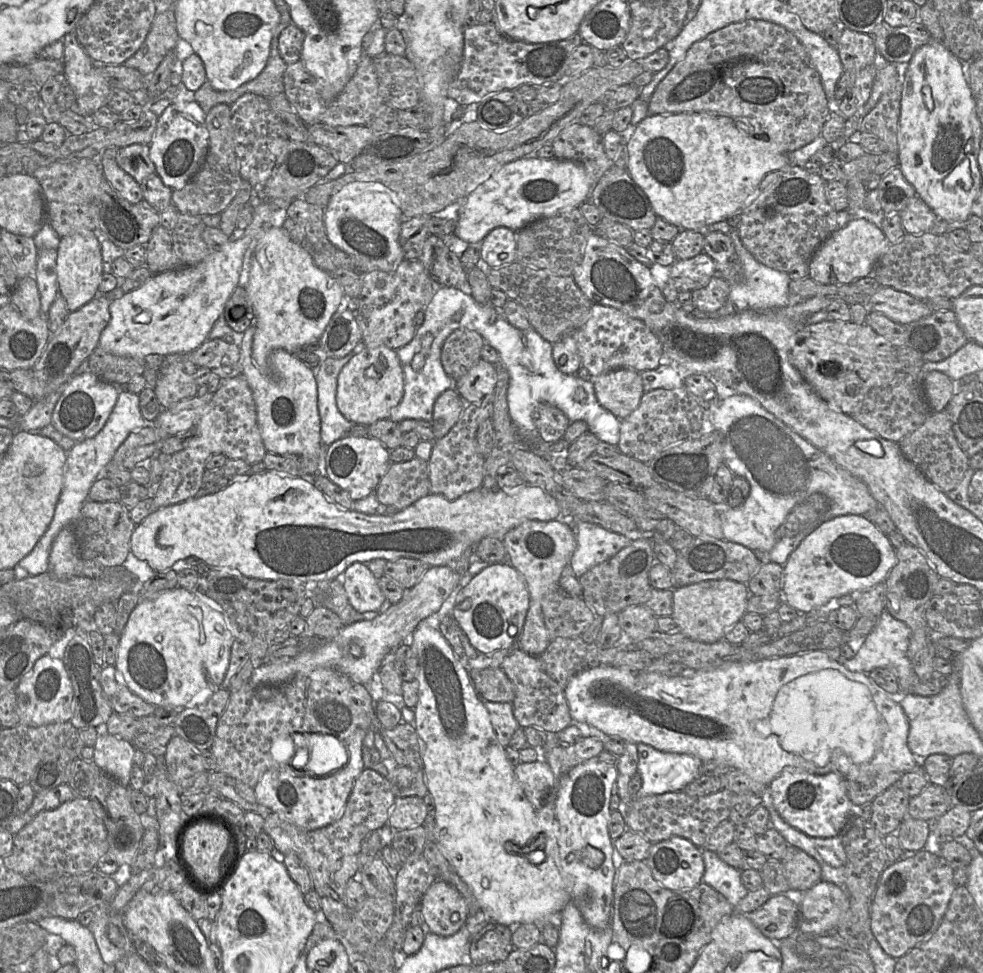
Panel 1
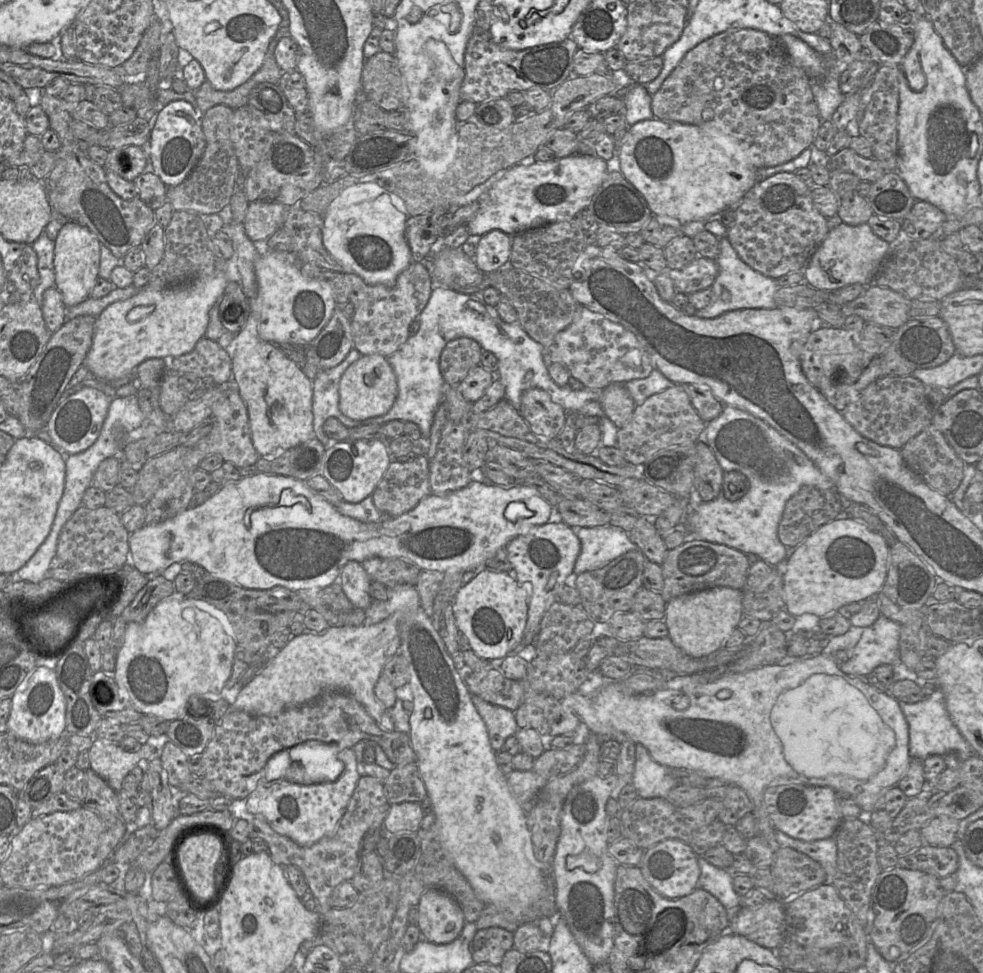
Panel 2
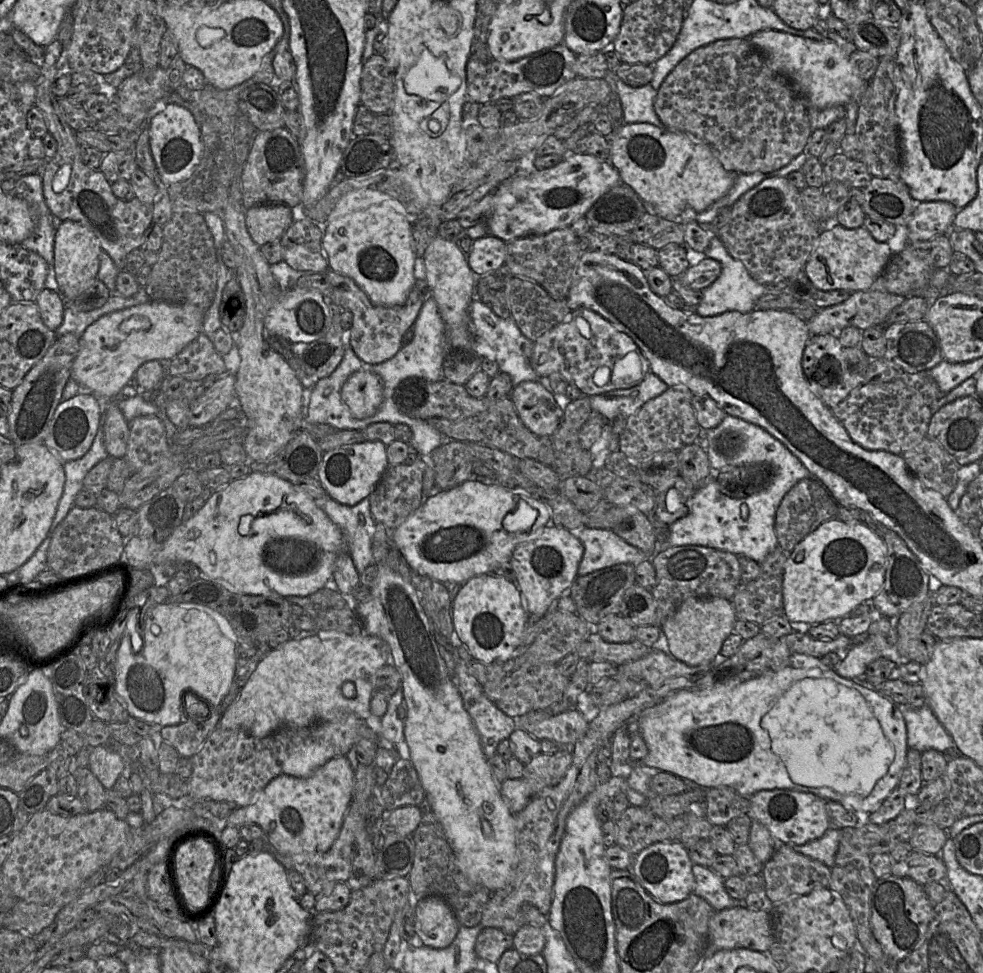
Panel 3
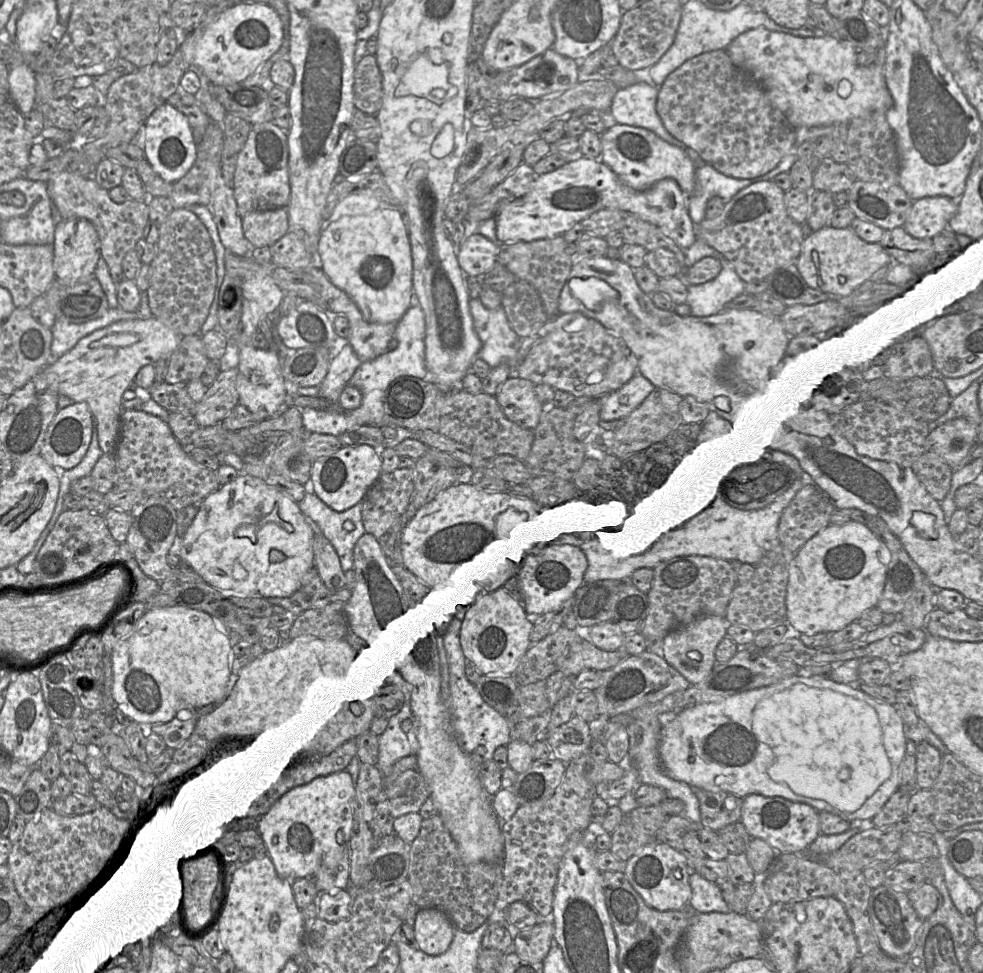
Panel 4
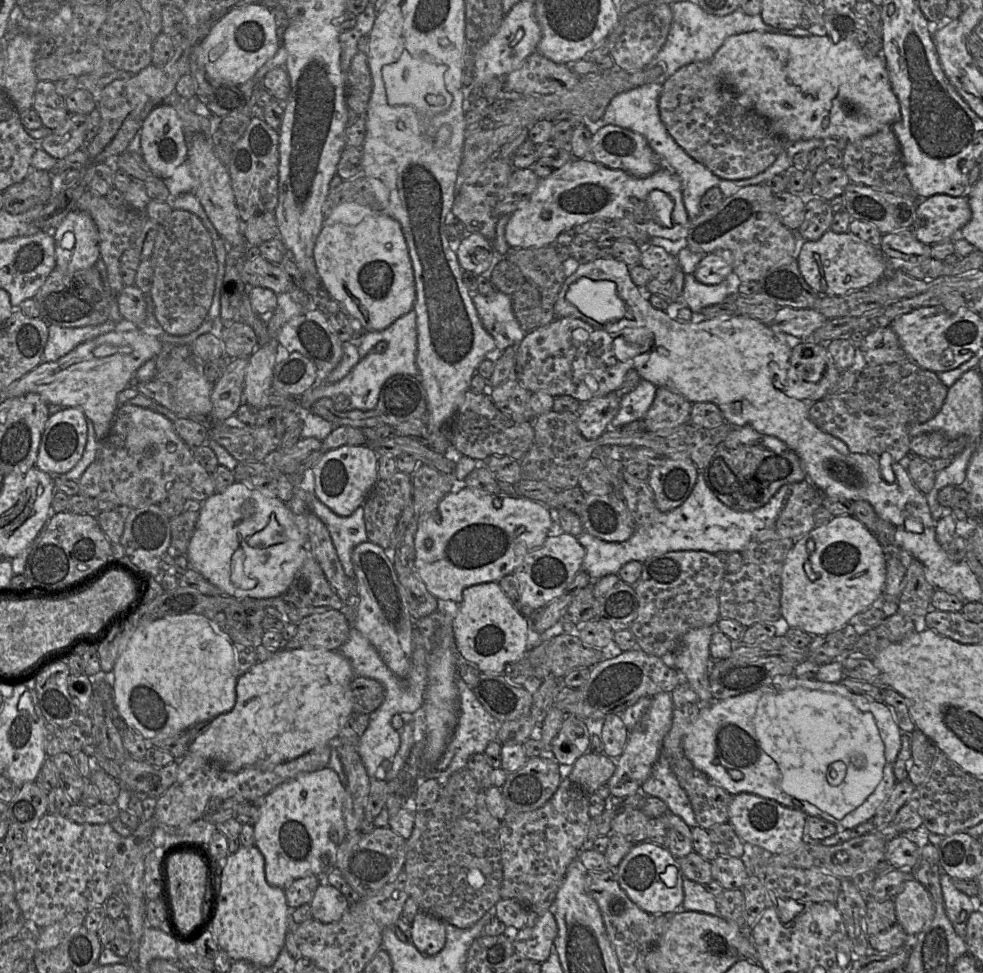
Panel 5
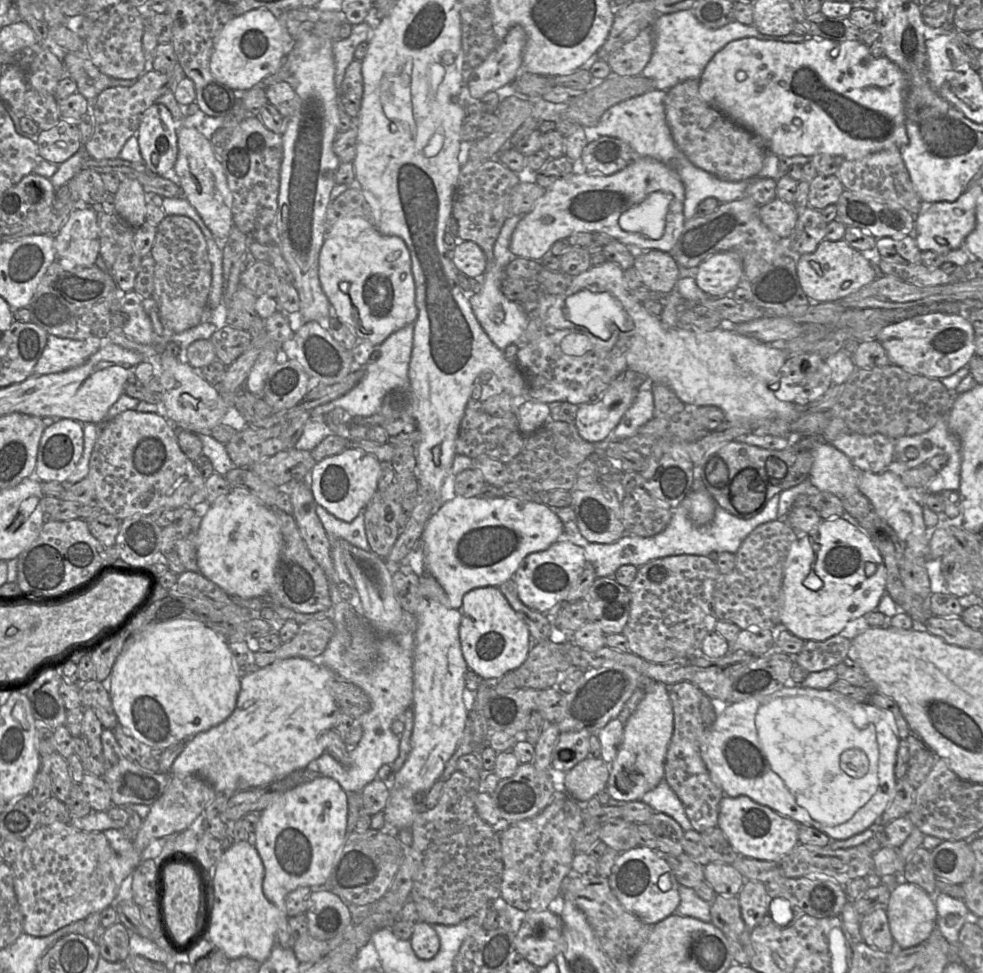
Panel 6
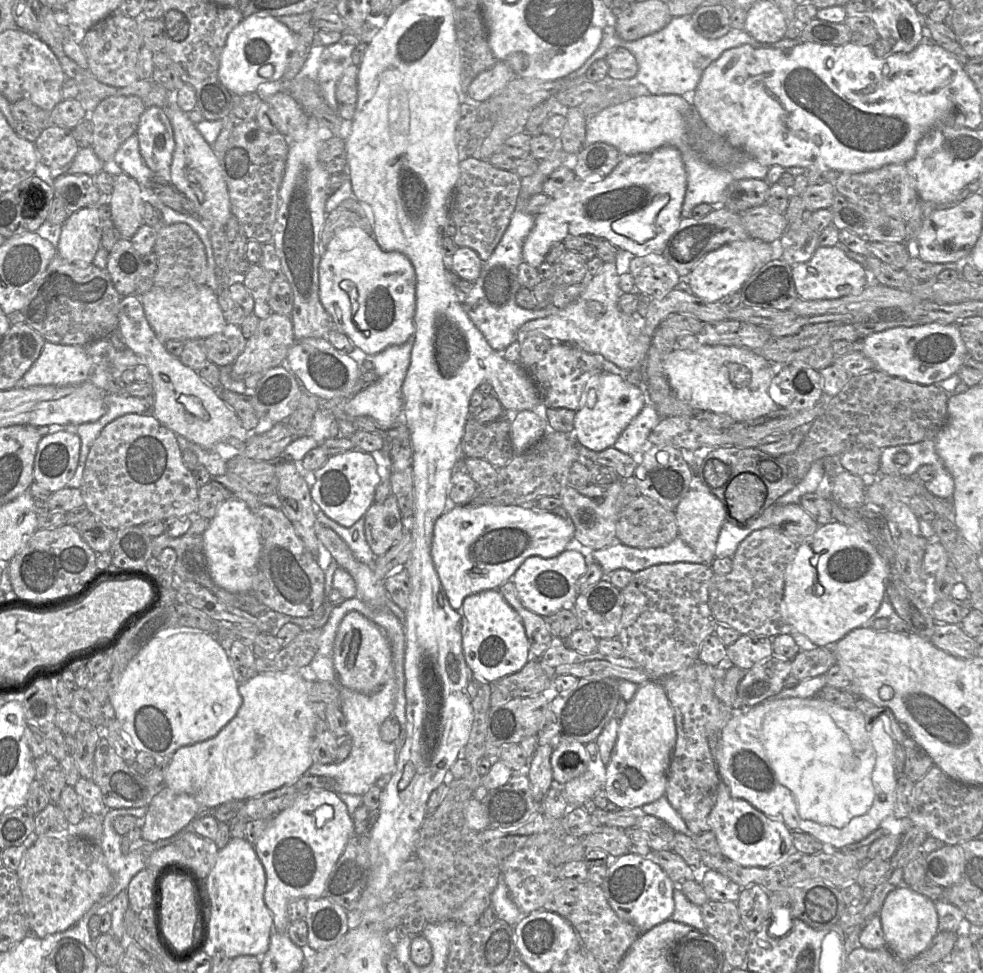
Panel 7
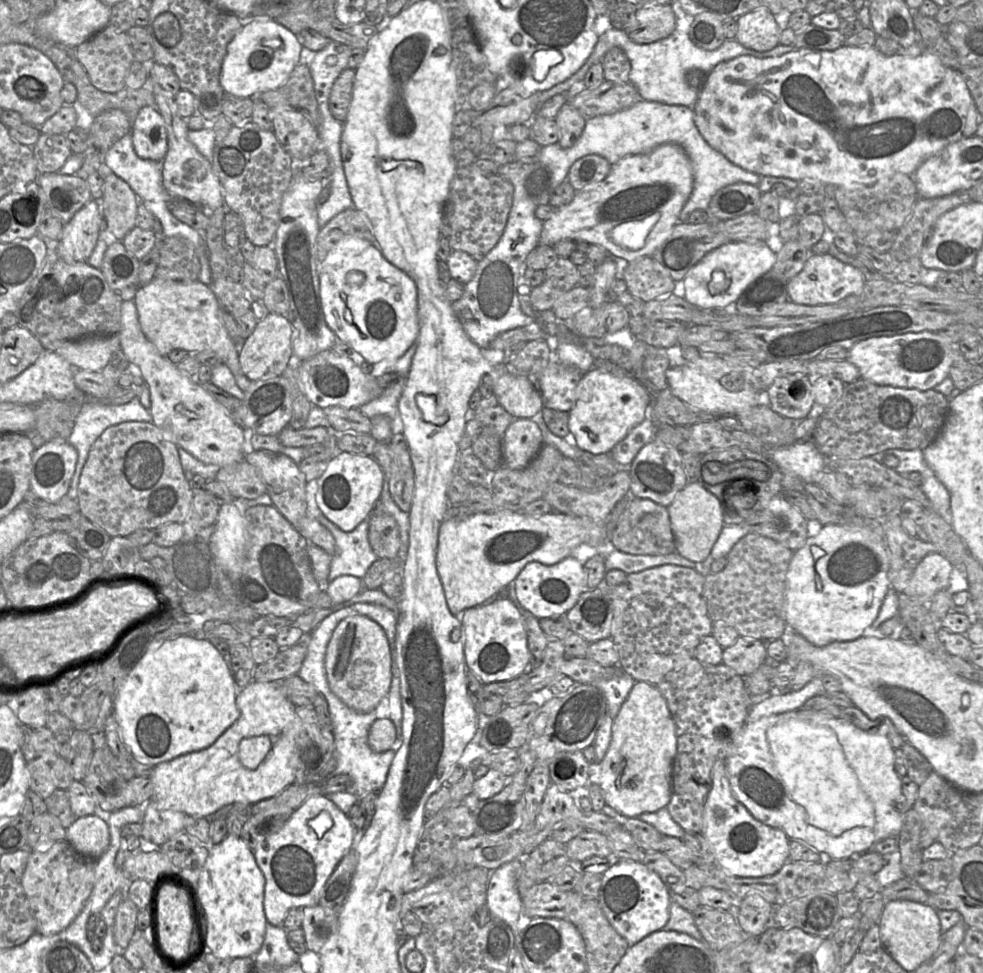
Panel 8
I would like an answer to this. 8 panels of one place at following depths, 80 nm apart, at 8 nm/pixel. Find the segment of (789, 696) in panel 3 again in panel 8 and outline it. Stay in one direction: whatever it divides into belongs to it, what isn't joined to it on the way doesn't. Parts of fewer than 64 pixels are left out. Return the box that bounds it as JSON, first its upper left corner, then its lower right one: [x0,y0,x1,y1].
[725,710,907,861]

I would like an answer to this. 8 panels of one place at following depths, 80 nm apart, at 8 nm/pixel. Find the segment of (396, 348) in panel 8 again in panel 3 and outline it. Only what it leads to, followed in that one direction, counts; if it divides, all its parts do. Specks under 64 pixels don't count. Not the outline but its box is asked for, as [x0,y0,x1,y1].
[322,188,416,305]

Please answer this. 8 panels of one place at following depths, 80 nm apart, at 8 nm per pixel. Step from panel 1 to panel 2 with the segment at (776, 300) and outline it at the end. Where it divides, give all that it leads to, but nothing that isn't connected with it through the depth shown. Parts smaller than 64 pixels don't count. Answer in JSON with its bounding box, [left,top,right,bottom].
[695,237,779,319]

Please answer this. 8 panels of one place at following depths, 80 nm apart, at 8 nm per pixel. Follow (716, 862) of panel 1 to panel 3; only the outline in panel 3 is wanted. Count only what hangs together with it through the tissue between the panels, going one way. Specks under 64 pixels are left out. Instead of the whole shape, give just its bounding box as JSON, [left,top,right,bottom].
[693,865,739,912]

